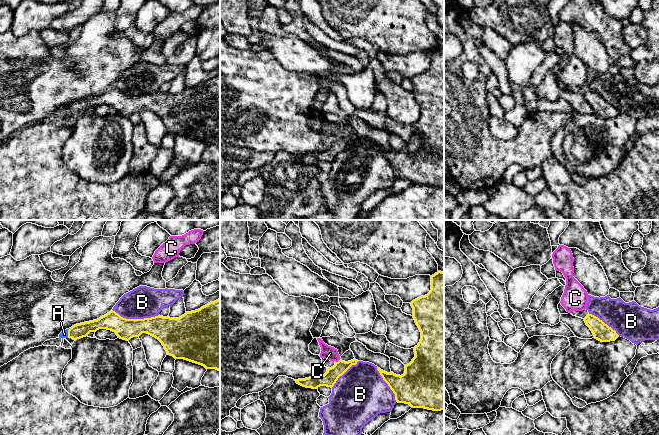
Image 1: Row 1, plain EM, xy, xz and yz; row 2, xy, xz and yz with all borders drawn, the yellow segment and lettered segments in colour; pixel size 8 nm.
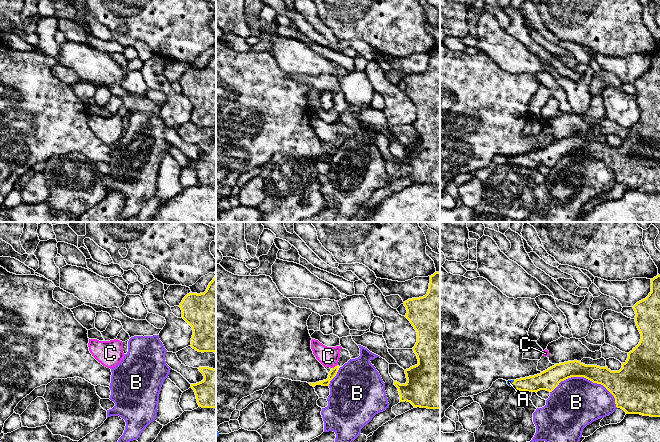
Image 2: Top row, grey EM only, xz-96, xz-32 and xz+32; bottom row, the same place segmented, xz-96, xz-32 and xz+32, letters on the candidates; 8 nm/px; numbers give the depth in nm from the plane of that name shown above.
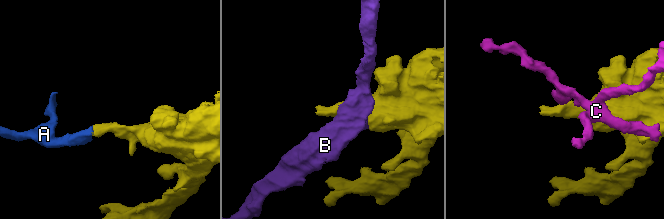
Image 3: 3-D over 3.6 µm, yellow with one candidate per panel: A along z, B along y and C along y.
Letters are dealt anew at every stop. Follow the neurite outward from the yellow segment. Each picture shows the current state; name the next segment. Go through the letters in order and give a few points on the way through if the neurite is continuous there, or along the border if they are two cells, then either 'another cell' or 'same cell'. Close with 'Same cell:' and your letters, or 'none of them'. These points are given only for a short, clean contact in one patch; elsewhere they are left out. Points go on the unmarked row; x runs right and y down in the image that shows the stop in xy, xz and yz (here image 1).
A: way xy (81, 106), (68, 108), (64, 110); same cell
B: another cell
C: border xz (339, 135), (336, 138); another cell
Same cell: A

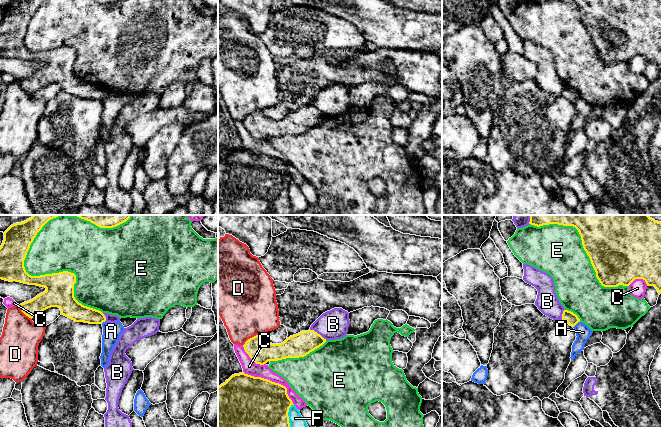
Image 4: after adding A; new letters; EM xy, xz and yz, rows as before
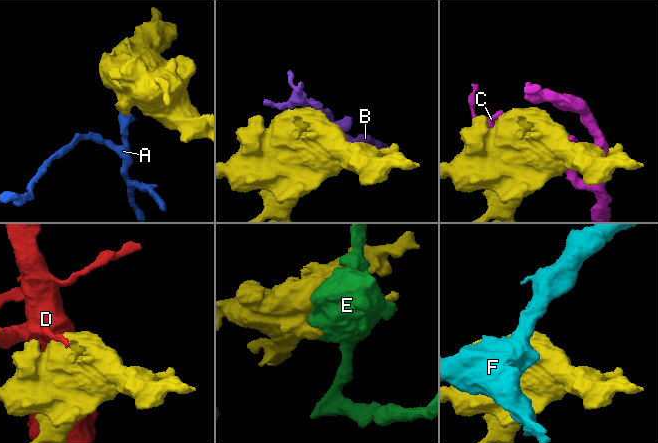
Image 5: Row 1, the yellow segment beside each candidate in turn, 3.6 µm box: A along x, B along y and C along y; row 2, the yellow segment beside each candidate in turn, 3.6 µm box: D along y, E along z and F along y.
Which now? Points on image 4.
A: border yz (580, 97), (573, 103); another cell
B: another cell
C: another cell
D: another cell
E: another cell
F: another cell
Same cell: none of them

